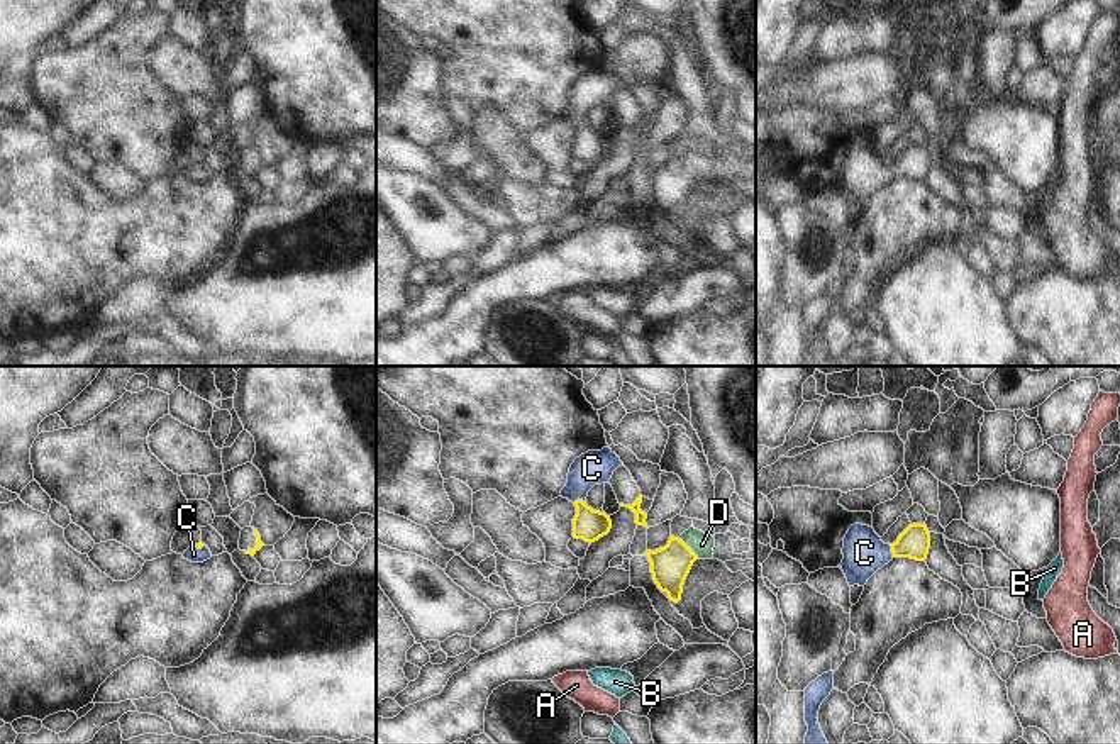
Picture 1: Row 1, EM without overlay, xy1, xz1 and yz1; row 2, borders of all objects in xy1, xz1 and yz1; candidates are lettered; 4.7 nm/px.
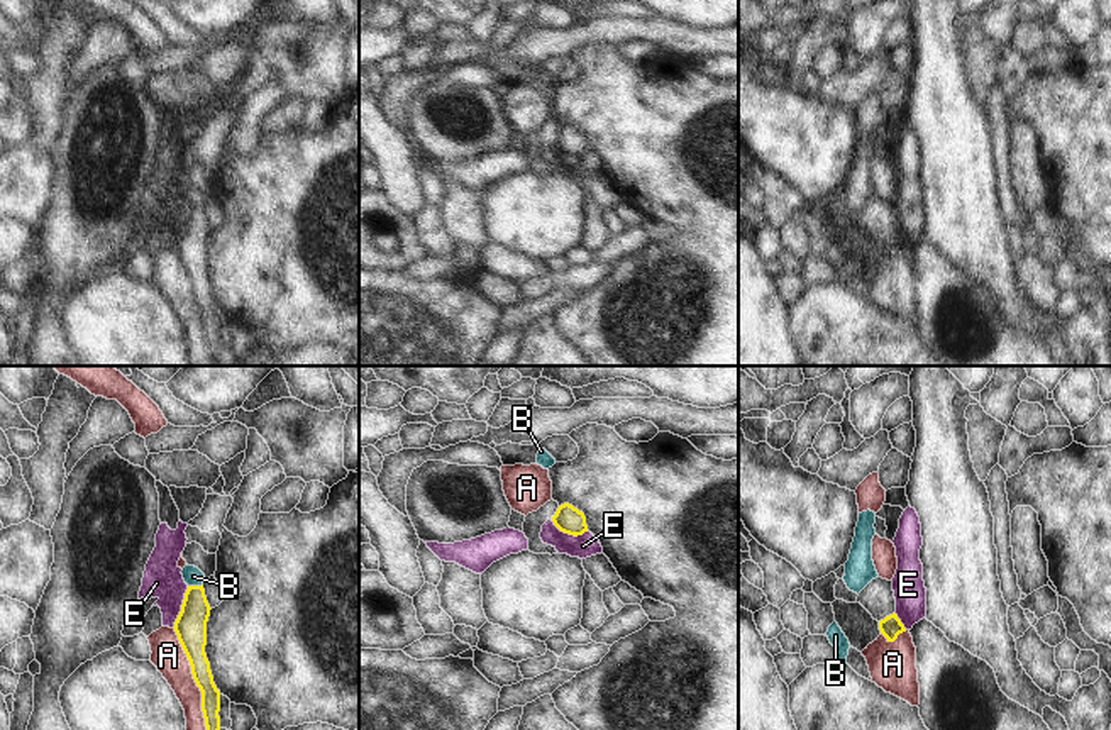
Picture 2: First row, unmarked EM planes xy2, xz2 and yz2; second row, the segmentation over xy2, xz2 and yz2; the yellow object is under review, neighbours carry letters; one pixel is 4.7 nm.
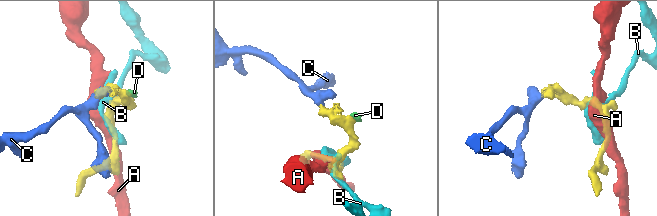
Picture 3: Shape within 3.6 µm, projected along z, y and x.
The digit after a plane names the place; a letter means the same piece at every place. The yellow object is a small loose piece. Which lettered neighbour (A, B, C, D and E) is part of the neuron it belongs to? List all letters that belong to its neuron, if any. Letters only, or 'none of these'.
C, D.

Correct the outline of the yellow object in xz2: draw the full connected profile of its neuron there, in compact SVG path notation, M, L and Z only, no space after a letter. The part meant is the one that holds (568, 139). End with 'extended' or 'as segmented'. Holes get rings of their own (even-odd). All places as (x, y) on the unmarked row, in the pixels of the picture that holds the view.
M564 124L557 129L556 135L552 137L552 142L561 152L574 158L588 152L584 134L569 124Z | as segmented

